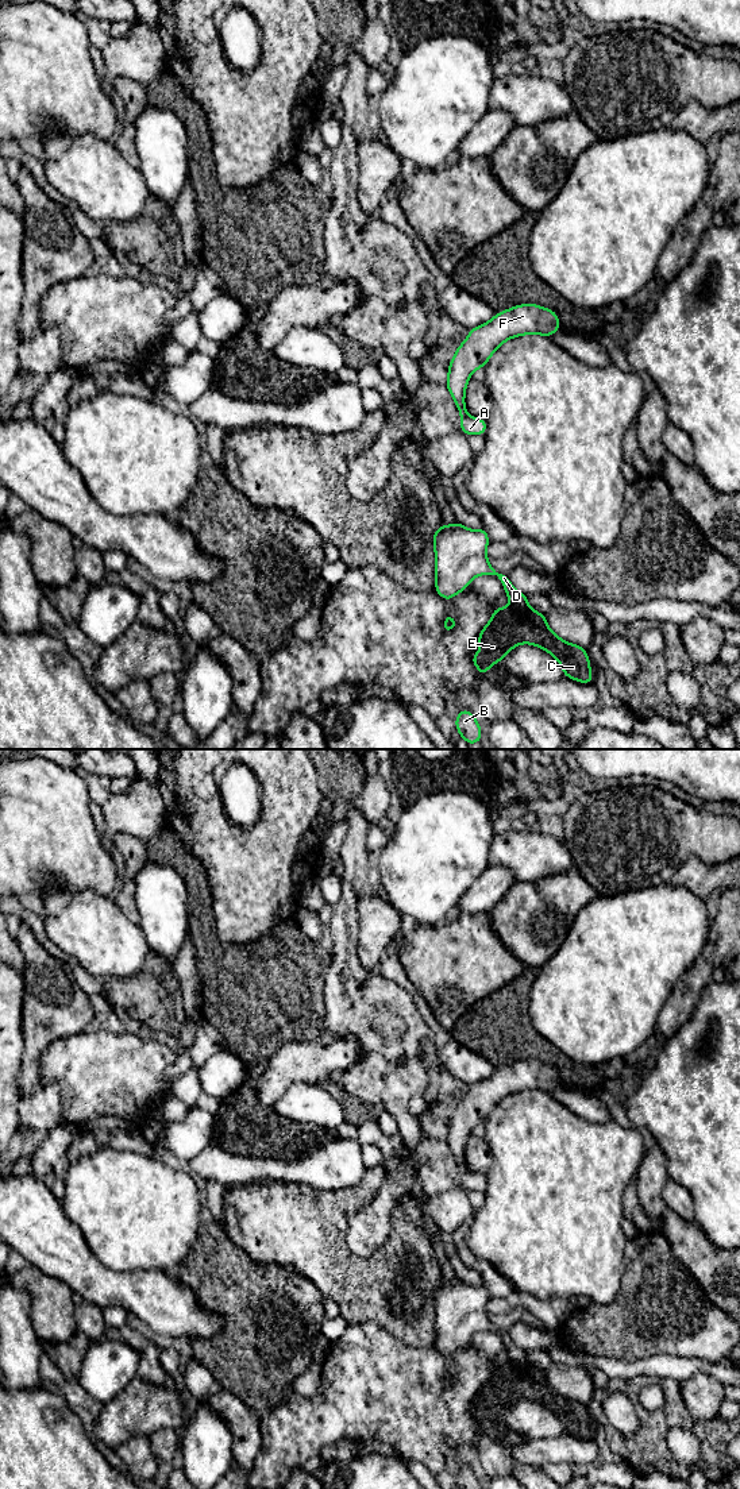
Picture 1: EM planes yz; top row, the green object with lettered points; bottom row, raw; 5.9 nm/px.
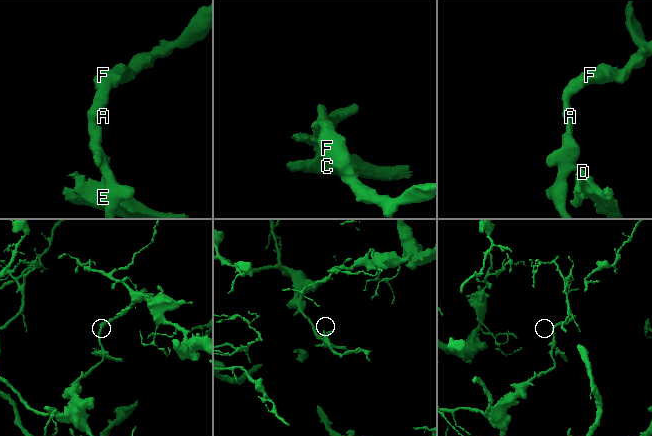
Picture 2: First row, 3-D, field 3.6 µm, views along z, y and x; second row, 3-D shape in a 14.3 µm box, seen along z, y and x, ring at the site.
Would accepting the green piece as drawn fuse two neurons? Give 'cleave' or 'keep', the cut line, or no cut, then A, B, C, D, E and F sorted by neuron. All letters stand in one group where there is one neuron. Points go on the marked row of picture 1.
cleave; cut yz (527, 604), (512, 606); groups A B D F / C E

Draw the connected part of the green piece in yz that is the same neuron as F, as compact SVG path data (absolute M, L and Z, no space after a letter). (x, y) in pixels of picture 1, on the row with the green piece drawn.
M521 304L496 313L490 321L470 329L451 359L446 381L460 414L460 432L482 436L486 432L486 420L471 417L466 410L465 393L471 373L485 367L504 342L531 333L550 337L559 328L560 323L554 310L536 304Z

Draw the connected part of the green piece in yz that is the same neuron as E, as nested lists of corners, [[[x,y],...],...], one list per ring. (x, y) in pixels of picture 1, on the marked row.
[[[527,606],[496,607],[478,639],[479,653],[471,660],[483,676],[506,652],[527,643],[543,648],[562,666],[563,674],[581,683],[594,683],[585,648],[569,644],[547,625],[546,616]]]

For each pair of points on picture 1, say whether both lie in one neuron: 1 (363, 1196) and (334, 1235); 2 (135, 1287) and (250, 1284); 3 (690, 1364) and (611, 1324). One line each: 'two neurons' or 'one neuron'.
1: one neuron
2: two neurons
3: two neurons

